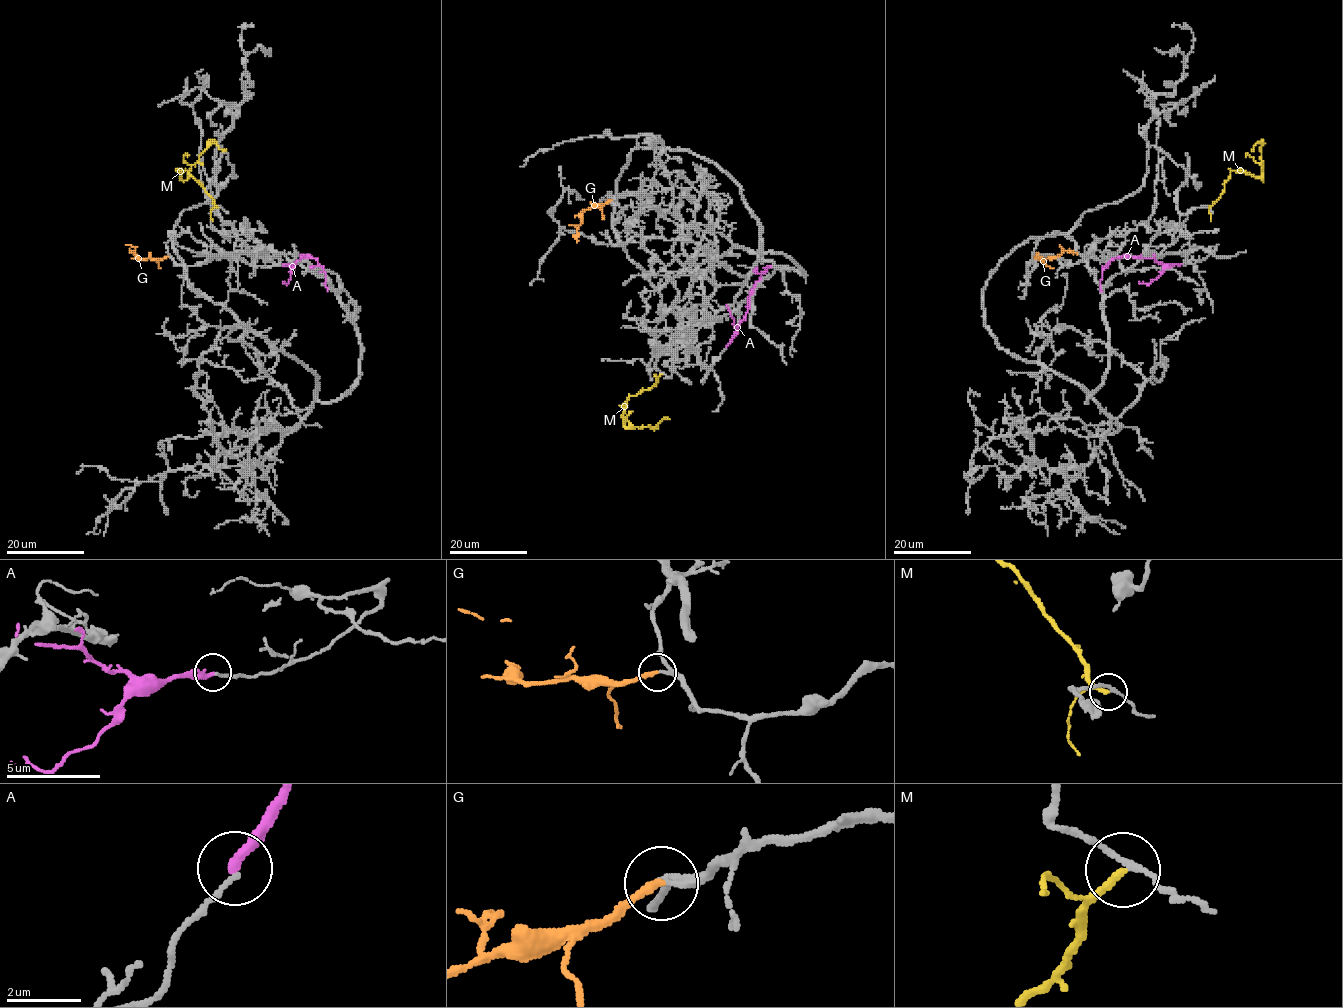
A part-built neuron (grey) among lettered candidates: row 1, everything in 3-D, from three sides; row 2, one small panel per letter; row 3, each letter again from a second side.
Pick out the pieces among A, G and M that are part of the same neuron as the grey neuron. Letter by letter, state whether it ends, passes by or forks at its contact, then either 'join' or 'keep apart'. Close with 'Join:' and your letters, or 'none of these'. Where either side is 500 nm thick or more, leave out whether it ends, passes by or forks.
A: it ends there; keep apart
G: it ends there; join
M: it ends there; keep apart
Join: G

